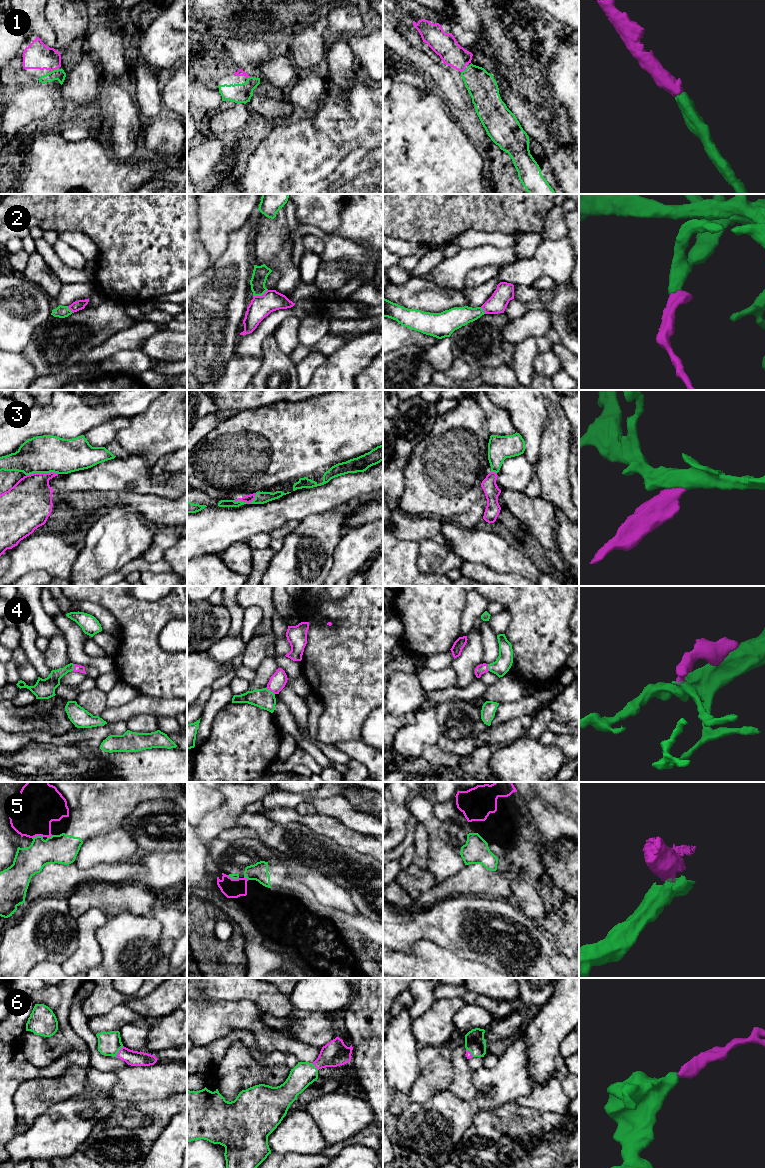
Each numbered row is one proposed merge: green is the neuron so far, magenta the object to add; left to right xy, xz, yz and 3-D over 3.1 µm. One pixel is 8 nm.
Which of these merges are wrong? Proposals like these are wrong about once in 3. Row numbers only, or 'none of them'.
3, 5

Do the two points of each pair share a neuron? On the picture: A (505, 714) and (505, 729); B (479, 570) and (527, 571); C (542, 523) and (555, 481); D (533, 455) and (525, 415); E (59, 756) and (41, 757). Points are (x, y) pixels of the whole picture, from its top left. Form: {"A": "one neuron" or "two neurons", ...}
{"A": "two neurons", "B": "two neurons", "C": "two neurons", "D": "one neuron", "E": "one neuron"}

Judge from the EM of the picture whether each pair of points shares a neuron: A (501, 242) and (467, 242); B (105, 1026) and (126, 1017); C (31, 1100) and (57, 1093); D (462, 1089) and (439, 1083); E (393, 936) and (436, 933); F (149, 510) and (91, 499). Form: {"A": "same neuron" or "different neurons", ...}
{"A": "same neuron", "B": "same neuron", "C": "same neuron", "D": "different neurons", "E": "same neuron", "F": "same neuron"}

